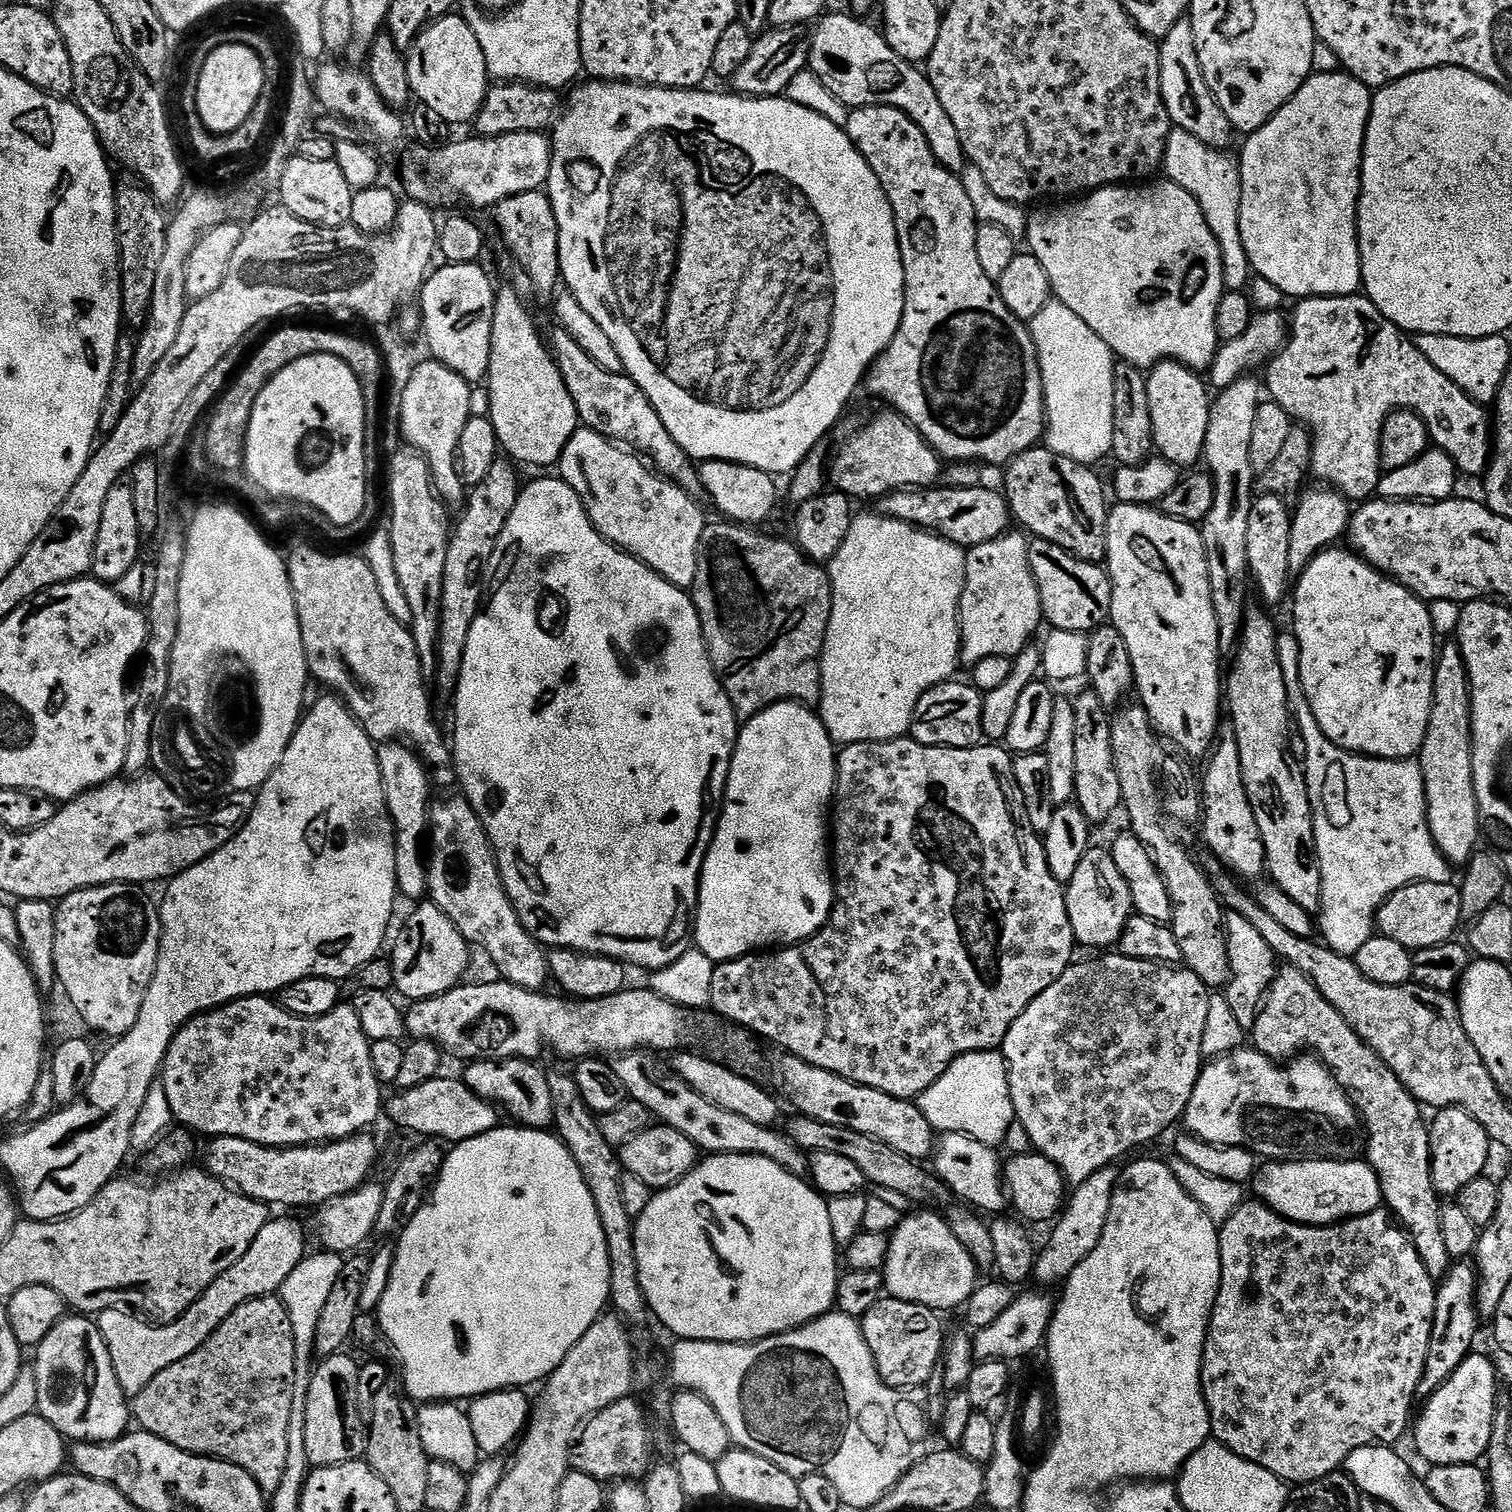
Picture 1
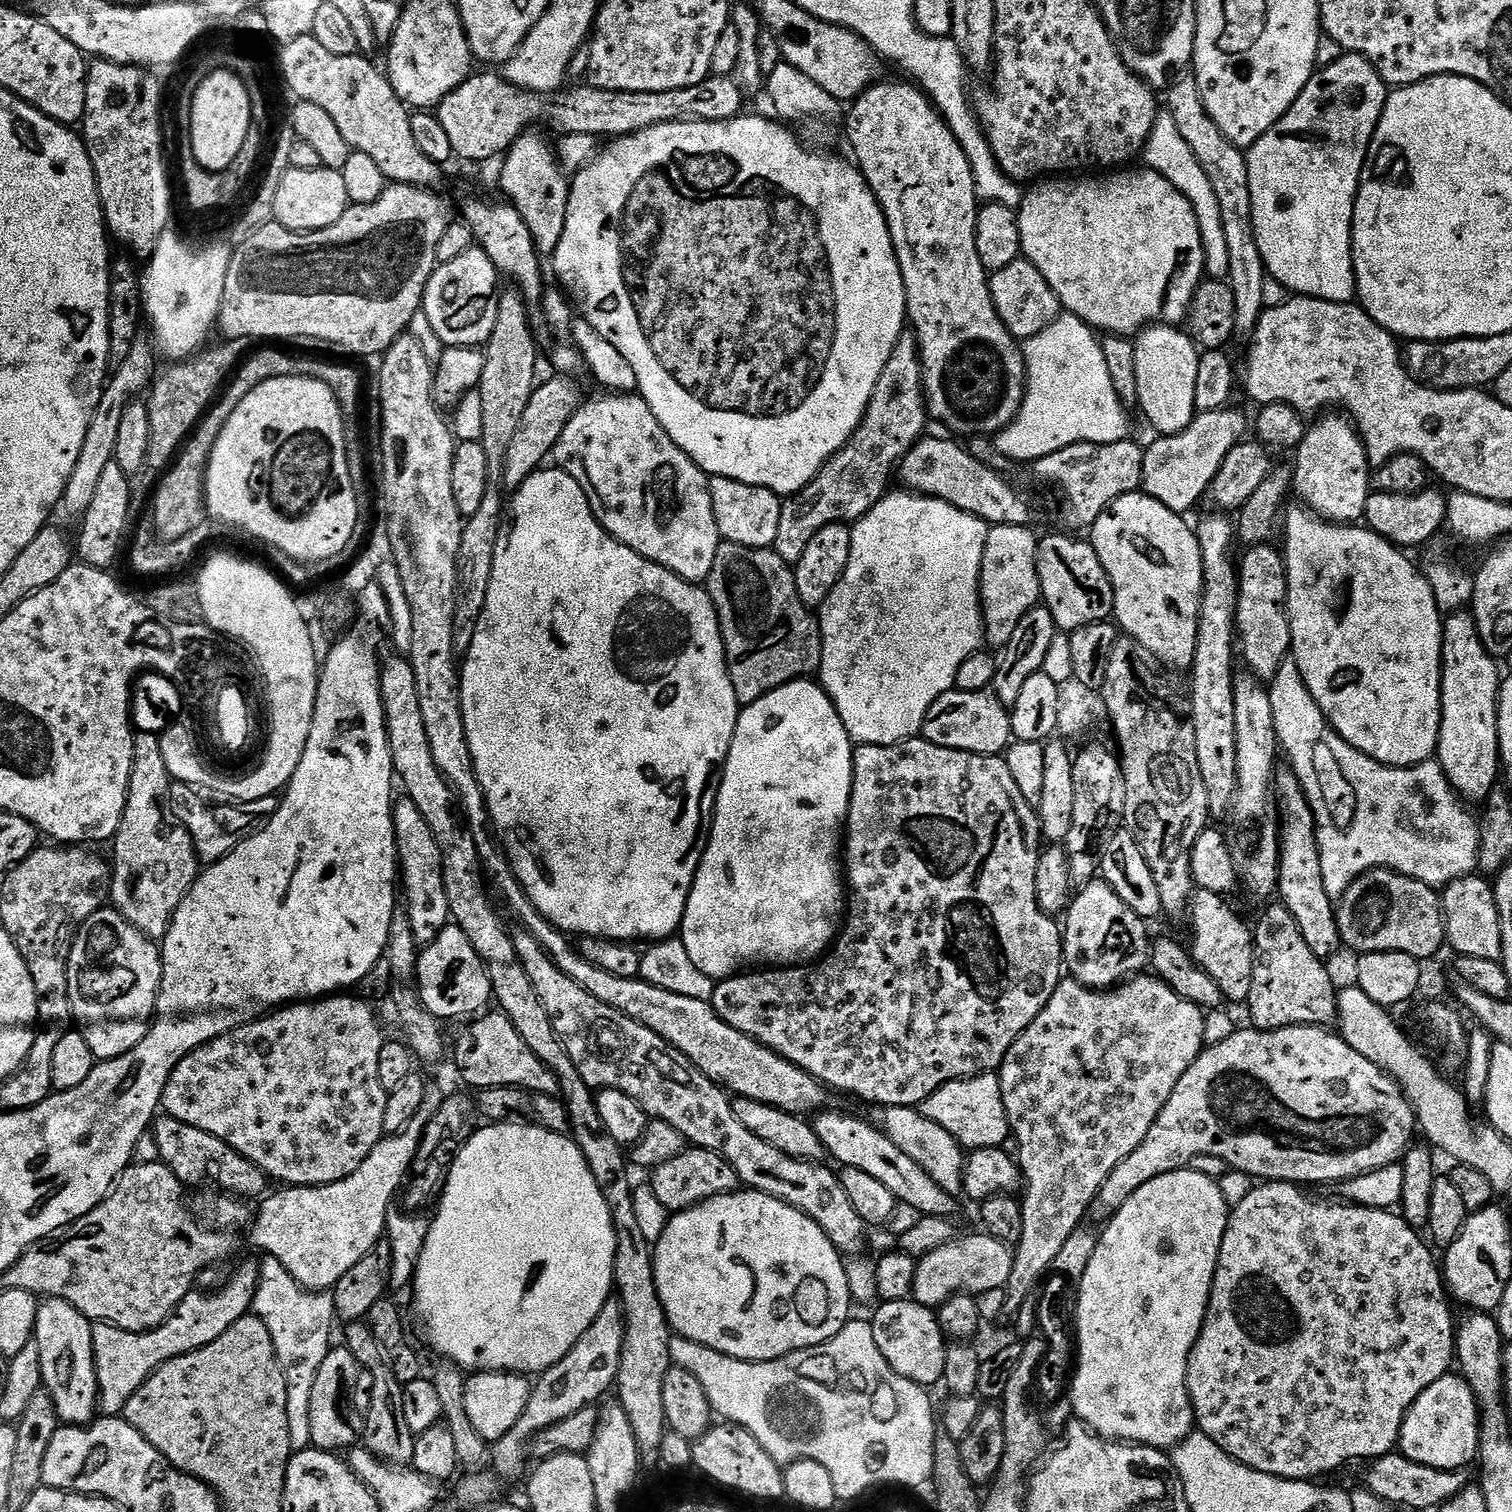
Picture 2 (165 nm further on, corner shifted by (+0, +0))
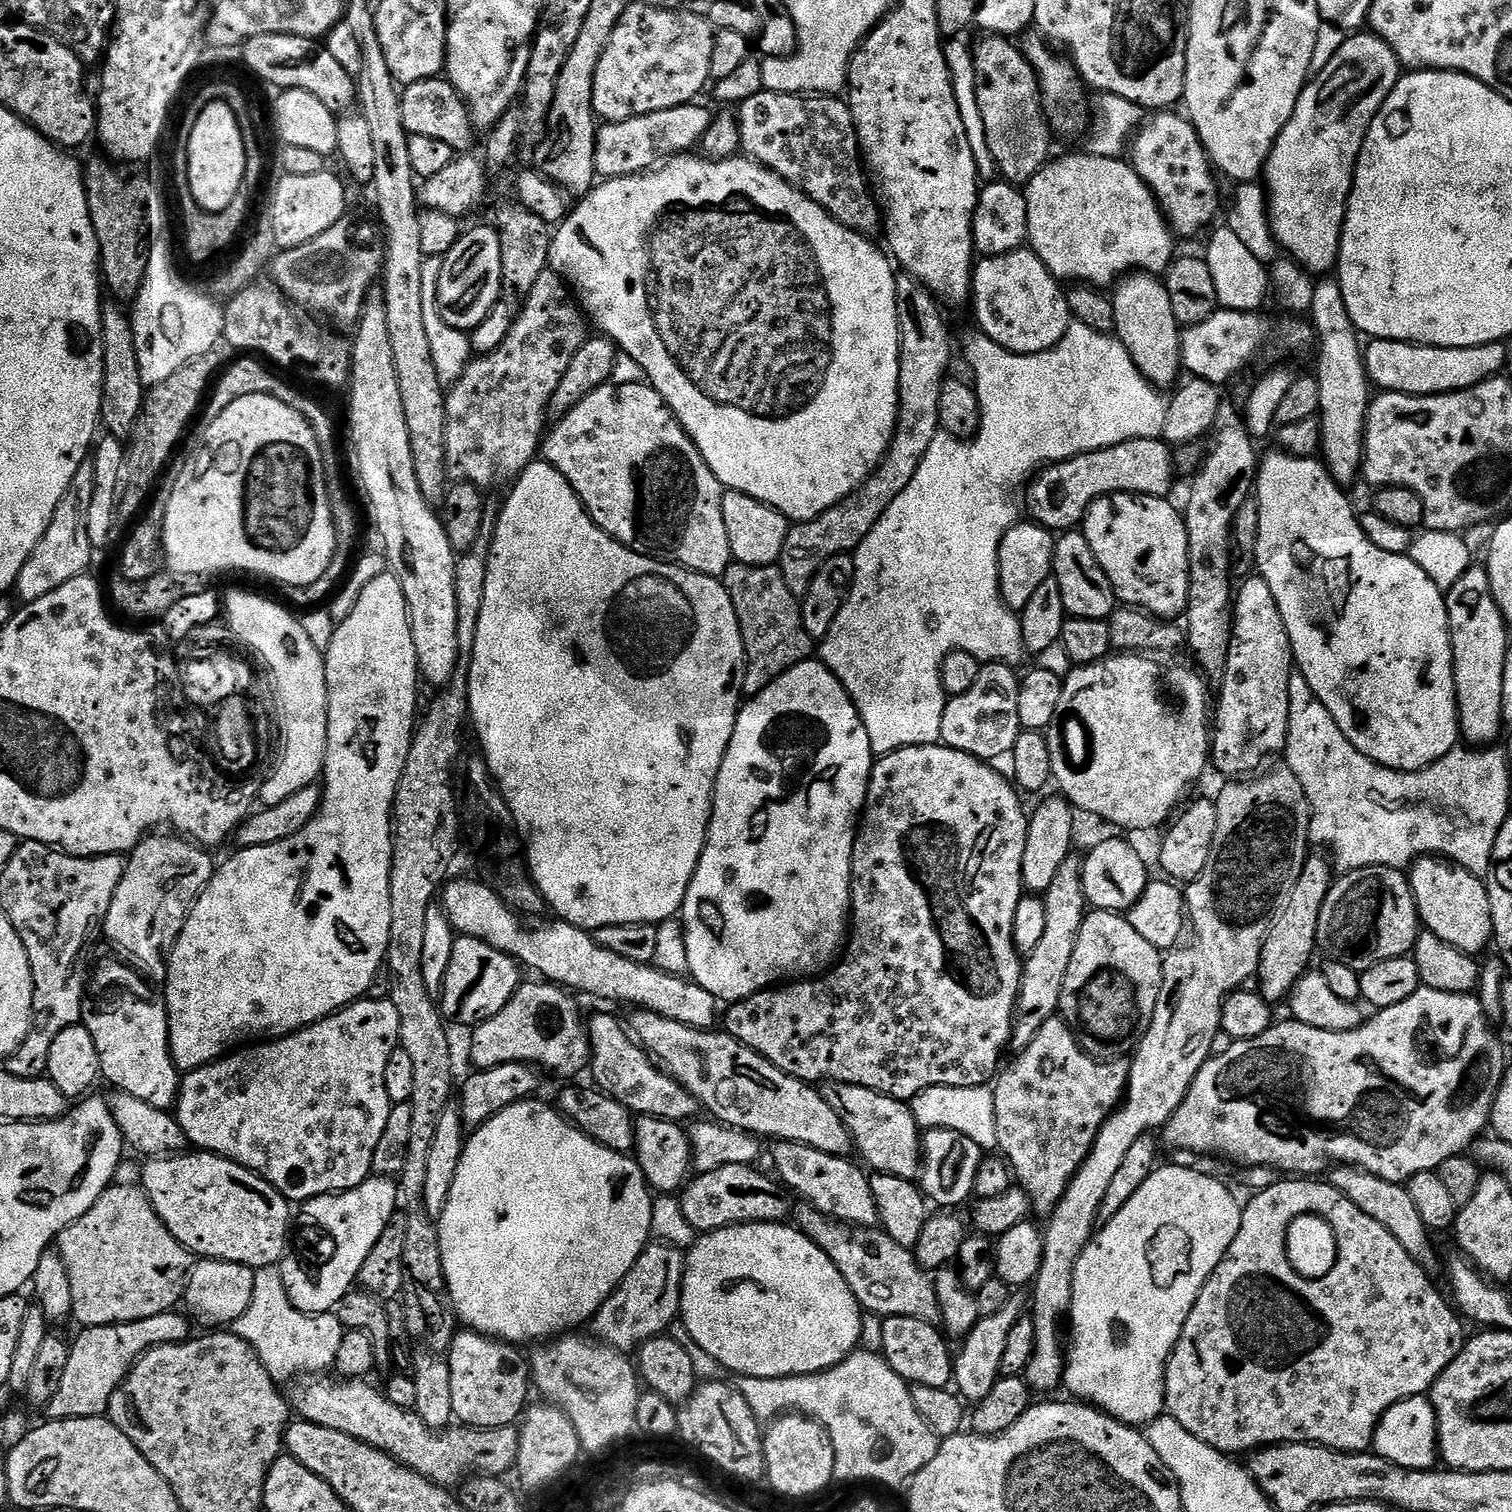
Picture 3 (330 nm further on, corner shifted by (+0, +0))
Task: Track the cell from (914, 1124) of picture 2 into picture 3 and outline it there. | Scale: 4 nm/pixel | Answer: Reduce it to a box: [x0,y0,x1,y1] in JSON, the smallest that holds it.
[822,1082,922,1181]

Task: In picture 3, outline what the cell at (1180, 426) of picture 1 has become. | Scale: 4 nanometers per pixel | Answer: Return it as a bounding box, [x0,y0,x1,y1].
[1111,271,1182,389]

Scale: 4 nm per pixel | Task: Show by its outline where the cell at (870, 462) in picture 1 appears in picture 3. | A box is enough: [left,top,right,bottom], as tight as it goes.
[1024,434,1178,530]

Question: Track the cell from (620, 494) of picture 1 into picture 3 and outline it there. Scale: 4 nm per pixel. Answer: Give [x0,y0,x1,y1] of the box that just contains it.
[542,383,733,577]

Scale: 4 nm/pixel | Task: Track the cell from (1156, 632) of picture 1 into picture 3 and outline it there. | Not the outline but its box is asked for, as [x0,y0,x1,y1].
[1082,492,1188,618]

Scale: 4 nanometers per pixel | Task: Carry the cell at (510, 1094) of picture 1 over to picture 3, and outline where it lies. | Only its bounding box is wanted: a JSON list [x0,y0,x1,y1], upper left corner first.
[471,983,592,1076]

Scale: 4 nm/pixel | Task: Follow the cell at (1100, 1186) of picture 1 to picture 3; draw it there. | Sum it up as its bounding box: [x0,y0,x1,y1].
[1163,986,1506,1184]

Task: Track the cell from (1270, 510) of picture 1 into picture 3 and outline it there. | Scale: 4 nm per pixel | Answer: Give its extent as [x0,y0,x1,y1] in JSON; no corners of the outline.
[1210,574,1294,778]

